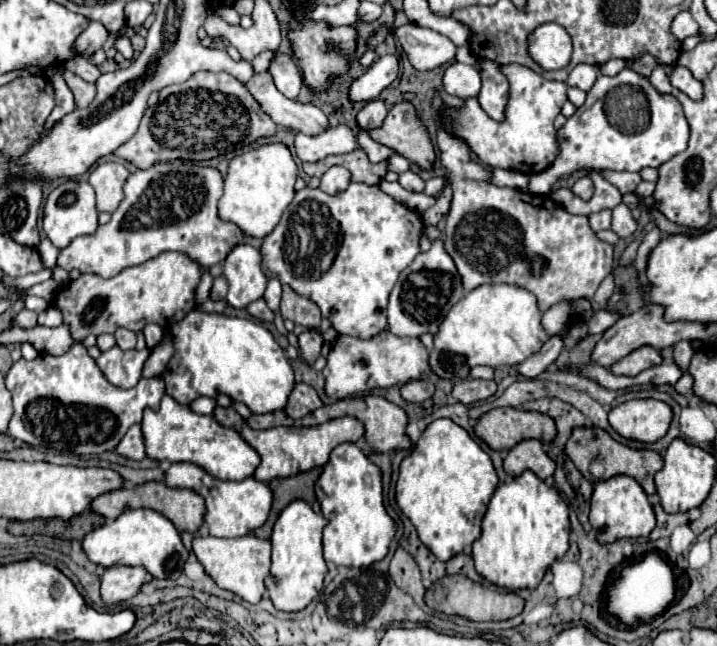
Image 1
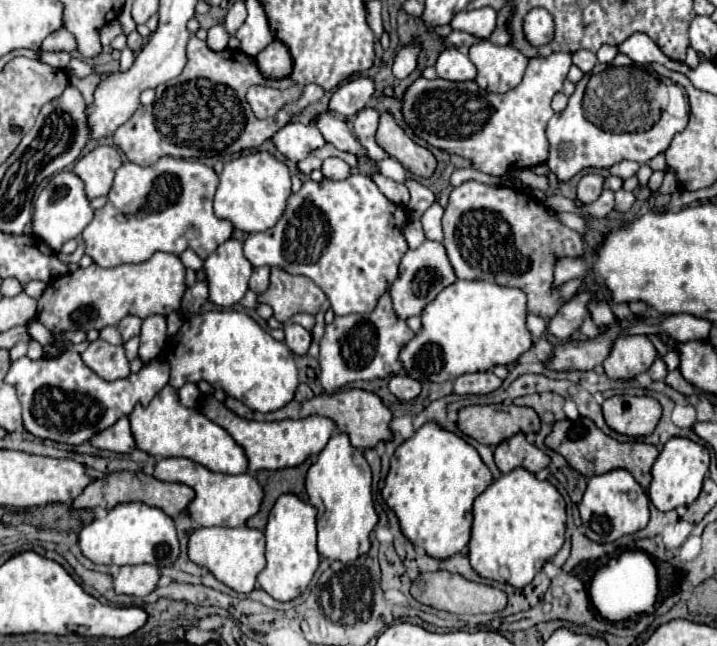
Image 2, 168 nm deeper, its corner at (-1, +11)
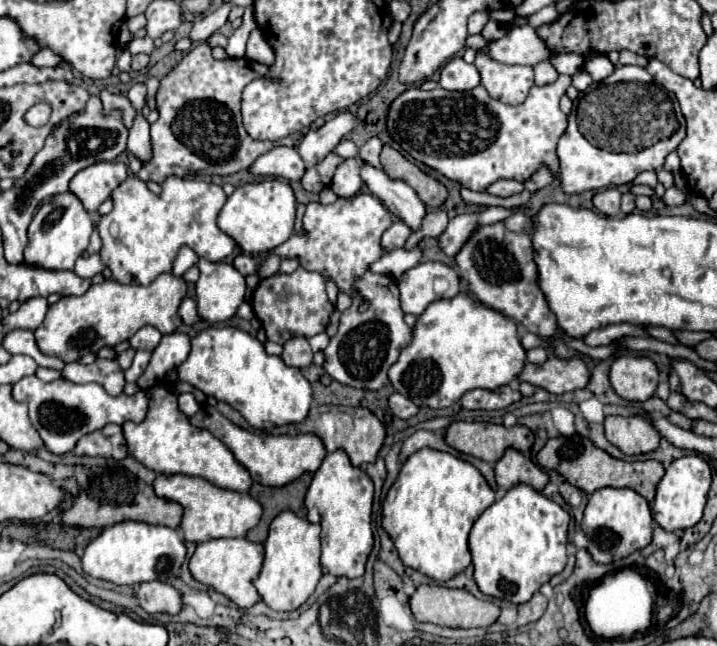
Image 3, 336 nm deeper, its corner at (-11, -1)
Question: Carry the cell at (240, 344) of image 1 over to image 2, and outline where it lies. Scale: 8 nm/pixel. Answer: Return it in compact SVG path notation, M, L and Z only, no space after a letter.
M211 310L185 320L165 358L171 366L169 384L181 388L187 382L209 382L229 396L245 402L251 410L273 412L293 400L297 390L297 366L285 342L277 342L249 314L237 310Z

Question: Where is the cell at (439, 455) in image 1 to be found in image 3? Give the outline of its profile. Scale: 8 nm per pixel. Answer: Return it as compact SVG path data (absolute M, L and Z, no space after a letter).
M423 448L407 458L397 480L389 488L383 500L381 526L393 540L403 564L407 564L409 568L415 568L417 572L437 582L445 582L457 576L459 572L463 572L471 564L471 552L467 546L469 530L473 522L483 514L483 510L489 508L493 502L495 502L495 492L489 488L489 484L485 482L485 478L475 466L471 466L469 462L453 454Z

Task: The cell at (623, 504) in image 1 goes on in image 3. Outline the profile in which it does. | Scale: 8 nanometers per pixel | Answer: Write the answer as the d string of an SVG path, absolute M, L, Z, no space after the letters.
M601 488L589 496L587 508L583 512L581 530L587 536L587 552L597 564L619 562L631 552L643 550L651 542L653 518L649 504L631 488Z

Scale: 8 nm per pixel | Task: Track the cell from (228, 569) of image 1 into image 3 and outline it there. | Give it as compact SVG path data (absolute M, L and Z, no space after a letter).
M247 538L207 540L207 542L197 544L197 548L189 560L189 570L195 580L215 588L217 592L225 594L231 602L235 602L241 610L247 610L259 600L253 580L259 576L259 570L263 564L263 554L265 554L263 544L249 542Z

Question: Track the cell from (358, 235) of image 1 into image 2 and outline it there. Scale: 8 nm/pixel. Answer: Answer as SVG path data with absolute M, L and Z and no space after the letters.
M351 174L349 178L339 182L327 178L323 178L321 182L307 180L303 182L299 192L289 196L285 214L279 218L279 222L265 232L251 234L245 240L243 250L255 268L265 264L271 268L279 266L289 274L311 278L329 298L335 316L373 312L377 300L381 298L381 292L387 292L397 278L401 256L409 248L405 240L407 222L409 212L405 210L405 206L391 202L369 176Z

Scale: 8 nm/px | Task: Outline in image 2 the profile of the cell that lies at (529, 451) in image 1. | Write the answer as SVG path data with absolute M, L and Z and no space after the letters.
M519 432L495 448L495 462L503 474L521 466L535 474L541 468L547 468L551 458L545 452L541 452L535 444L527 442L525 434Z

